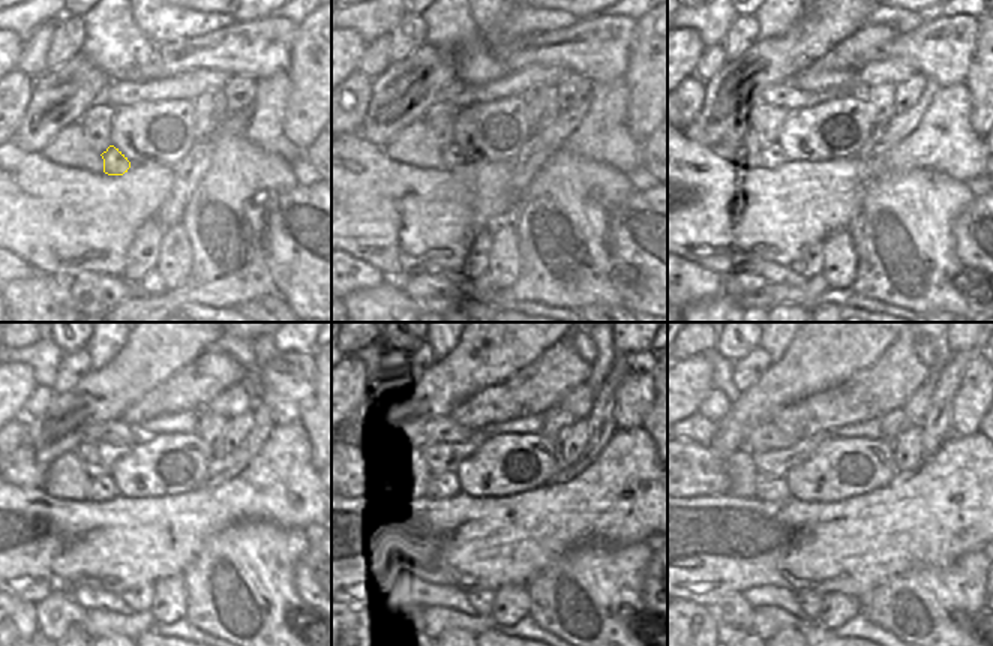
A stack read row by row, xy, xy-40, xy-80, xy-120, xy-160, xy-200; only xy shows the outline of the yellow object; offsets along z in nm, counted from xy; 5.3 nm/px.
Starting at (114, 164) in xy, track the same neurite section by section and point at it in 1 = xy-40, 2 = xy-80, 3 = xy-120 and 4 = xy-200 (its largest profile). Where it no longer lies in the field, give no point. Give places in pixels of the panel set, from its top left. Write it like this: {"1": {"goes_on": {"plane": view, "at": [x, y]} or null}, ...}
{"1": {"goes_on": {"plane": "xy-40", "at": [450, 158]}}, "2": {"goes_on": {"plane": "xy-80", "at": [773, 155]}}, "3": {"goes_on": {"plane": "xy-120", "at": [102, 489]}}, "4": {"goes_on": {"plane": "xy-200", "at": [770, 489]}}}

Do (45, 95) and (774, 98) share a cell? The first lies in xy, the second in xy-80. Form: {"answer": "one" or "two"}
{"answer": "two"}

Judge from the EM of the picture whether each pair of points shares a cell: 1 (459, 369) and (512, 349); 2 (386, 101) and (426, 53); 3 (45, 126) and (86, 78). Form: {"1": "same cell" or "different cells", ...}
{"1": "same cell", "2": "same cell", "3": "same cell"}

